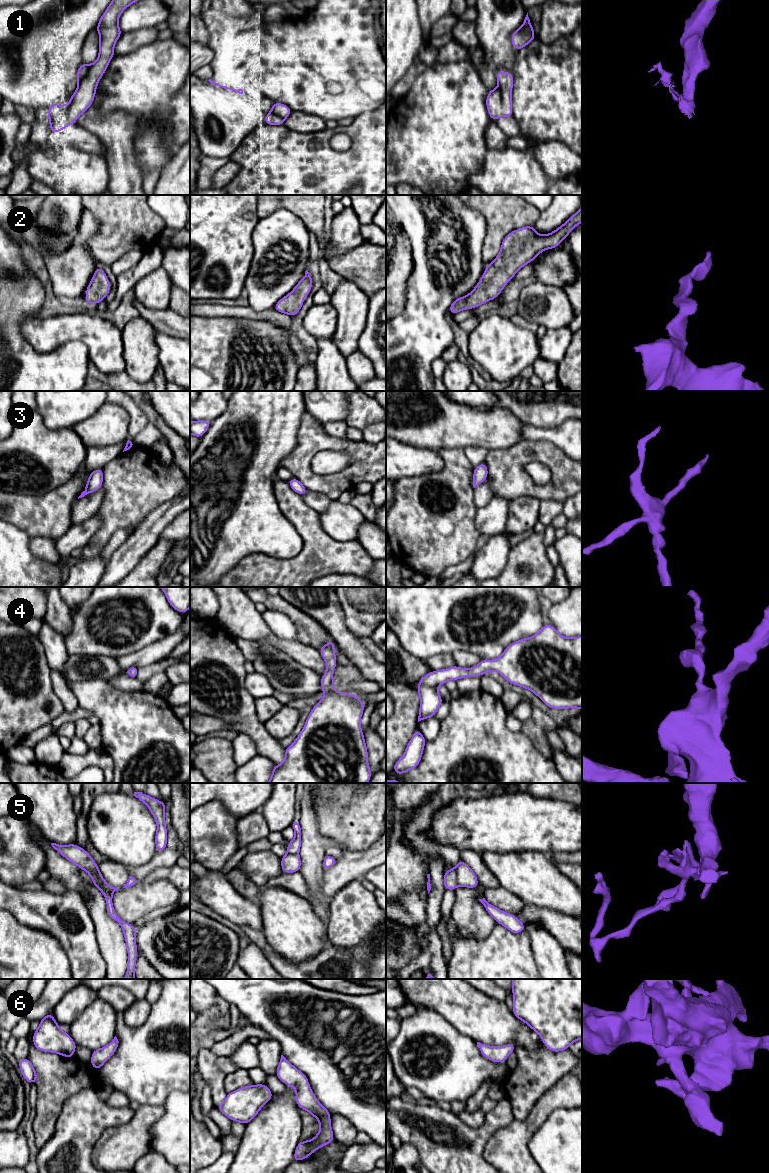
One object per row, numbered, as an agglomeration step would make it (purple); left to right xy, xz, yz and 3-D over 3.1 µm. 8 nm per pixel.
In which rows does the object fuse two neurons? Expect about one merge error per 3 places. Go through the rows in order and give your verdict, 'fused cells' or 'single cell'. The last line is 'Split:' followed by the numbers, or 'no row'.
1: single cell
2: single cell
3: single cell
4: single cell
5: fused cells
6: single cell
Split: 5

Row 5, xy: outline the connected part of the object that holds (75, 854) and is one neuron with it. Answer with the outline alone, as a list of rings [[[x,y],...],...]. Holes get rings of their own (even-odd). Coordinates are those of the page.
[[[51,843],[52,847],[63,857],[74,863],[78,868],[85,870],[92,878],[92,883],[97,884],[101,891],[113,895],[119,888],[111,887],[102,877],[98,865],[90,854],[77,844],[59,845]]]

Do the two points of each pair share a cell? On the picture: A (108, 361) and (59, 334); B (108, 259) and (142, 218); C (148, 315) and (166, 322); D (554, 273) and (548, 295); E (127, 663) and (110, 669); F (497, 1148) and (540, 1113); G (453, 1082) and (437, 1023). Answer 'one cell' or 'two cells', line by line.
A: one cell
B: one cell
C: one cell
D: two cells
E: two cells
F: one cell
G: one cell

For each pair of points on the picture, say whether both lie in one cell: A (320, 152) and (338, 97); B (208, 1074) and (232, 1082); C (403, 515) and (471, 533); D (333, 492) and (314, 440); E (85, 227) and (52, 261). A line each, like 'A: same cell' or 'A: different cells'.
A: different cells
B: different cells
C: same cell
D: same cell
E: same cell

